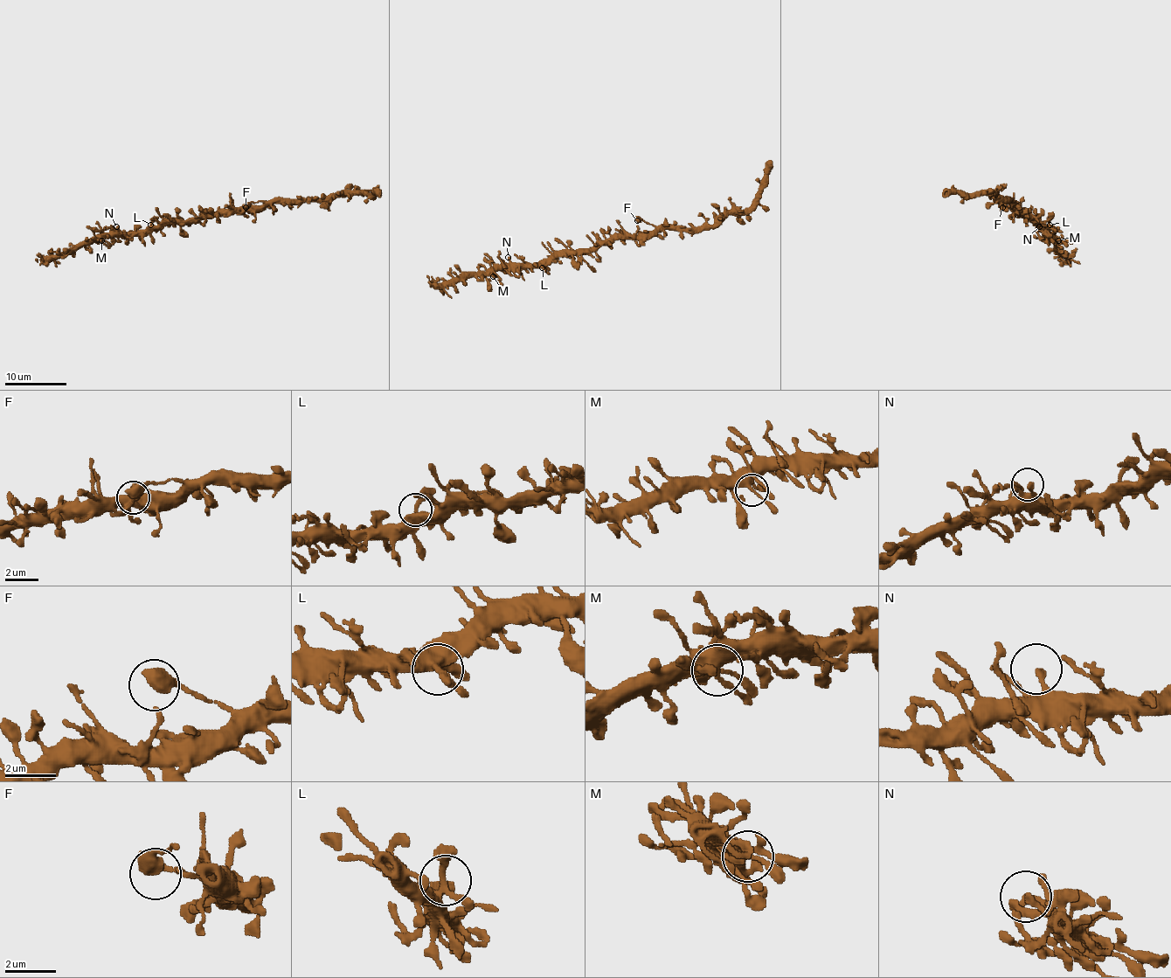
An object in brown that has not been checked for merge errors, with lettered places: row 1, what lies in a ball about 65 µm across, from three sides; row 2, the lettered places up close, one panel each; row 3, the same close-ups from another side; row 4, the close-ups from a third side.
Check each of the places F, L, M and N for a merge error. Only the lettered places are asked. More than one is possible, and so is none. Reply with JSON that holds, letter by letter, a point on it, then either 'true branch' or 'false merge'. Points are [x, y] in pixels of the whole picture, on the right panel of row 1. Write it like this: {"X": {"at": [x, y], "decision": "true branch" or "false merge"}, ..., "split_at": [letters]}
{"F": {"at": [1002, 207], "decision": "true branch"}, "L": {"at": [1049, 225], "decision": "true branch"}, "M": {"at": [1058, 240], "decision": "true branch"}, "N": {"at": [1039, 226], "decision": "true branch"}, "split_at": []}

